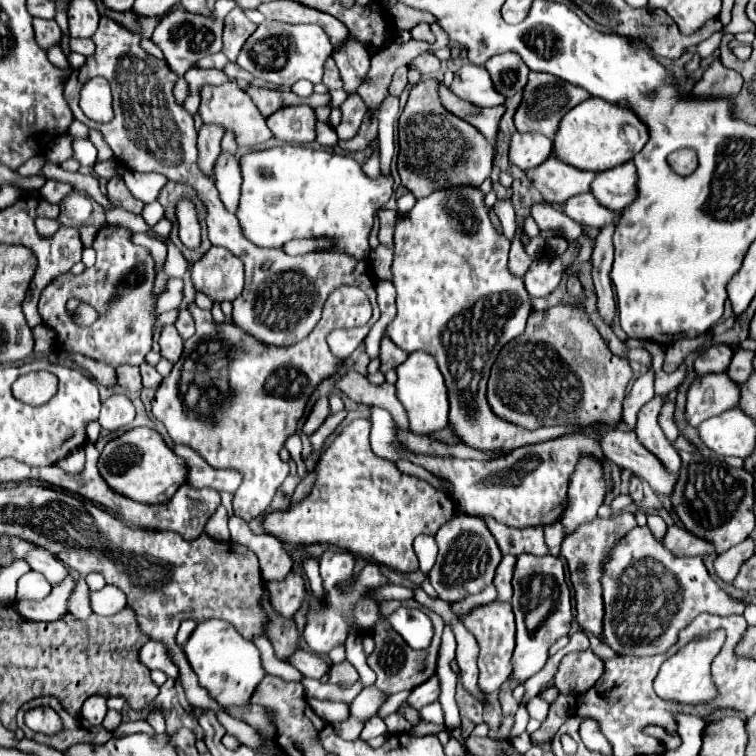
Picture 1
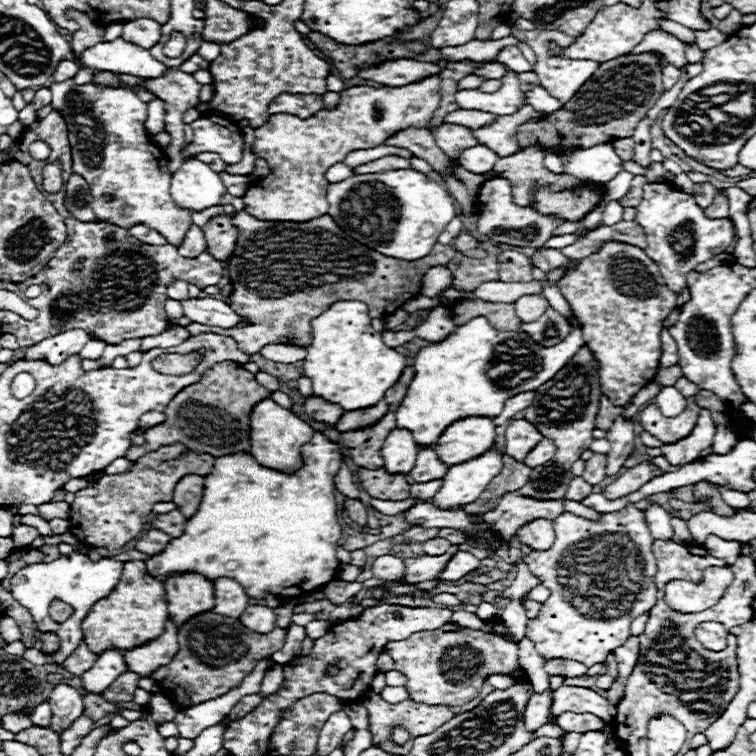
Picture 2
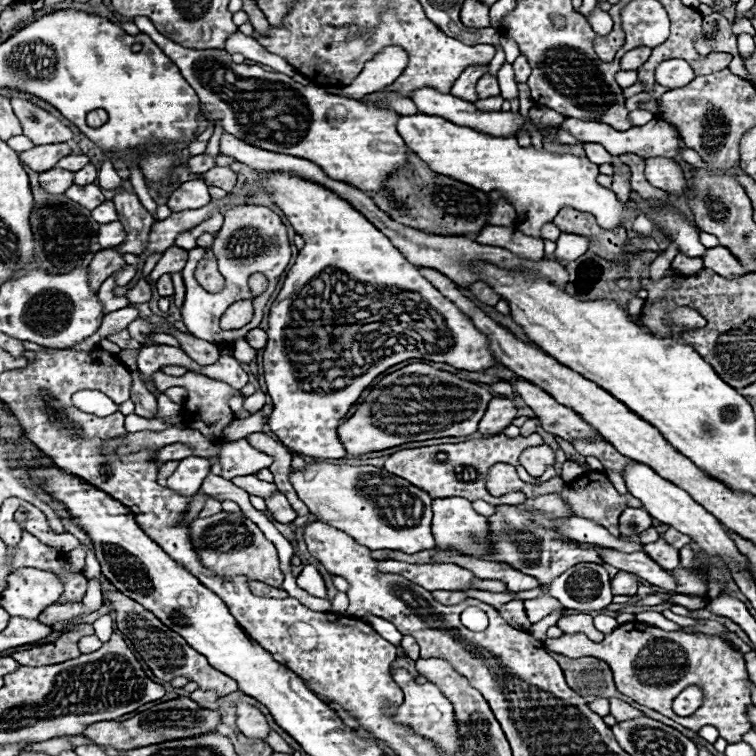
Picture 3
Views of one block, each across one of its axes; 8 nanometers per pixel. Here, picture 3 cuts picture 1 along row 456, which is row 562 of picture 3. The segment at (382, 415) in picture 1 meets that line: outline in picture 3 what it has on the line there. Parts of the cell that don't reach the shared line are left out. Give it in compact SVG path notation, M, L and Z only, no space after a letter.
M380 560L378 570L400 574L430 592L434 590L468 592L474 590L472 580L476 578L474 572L458 568L454 564L408 564L398 560Z

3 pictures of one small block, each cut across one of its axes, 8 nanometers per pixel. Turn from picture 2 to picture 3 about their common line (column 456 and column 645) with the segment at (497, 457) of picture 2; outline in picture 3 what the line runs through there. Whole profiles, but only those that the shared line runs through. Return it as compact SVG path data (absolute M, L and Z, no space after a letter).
M630 462L630 468L626 468L626 472L622 476L624 476L624 482L626 482L630 494L636 496L644 504L644 508L650 512L652 518L656 518L656 520L660 520L660 522L664 522L664 524L668 524L668 526L672 526L672 528L688 534L690 538L694 538L698 542L698 546L702 548L704 554L708 554L708 556L720 556L720 558L730 556L730 558L738 560L744 566L746 572L750 572L746 558L736 550L736 546L728 538L724 526L710 512L706 512L698 502L694 502L688 496L686 490L682 490L676 484L660 478L650 466L640 464L640 462Z

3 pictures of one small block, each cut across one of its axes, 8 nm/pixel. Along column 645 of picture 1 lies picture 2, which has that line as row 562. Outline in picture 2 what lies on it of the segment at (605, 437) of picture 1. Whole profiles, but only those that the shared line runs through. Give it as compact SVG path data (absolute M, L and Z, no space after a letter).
M456 552L456 554L448 560L448 564L446 564L446 568L442 570L440 578L442 578L442 580L458 580L458 578L466 576L468 572L476 570L478 564L480 564L480 560L478 560L476 556L472 556L470 552Z

